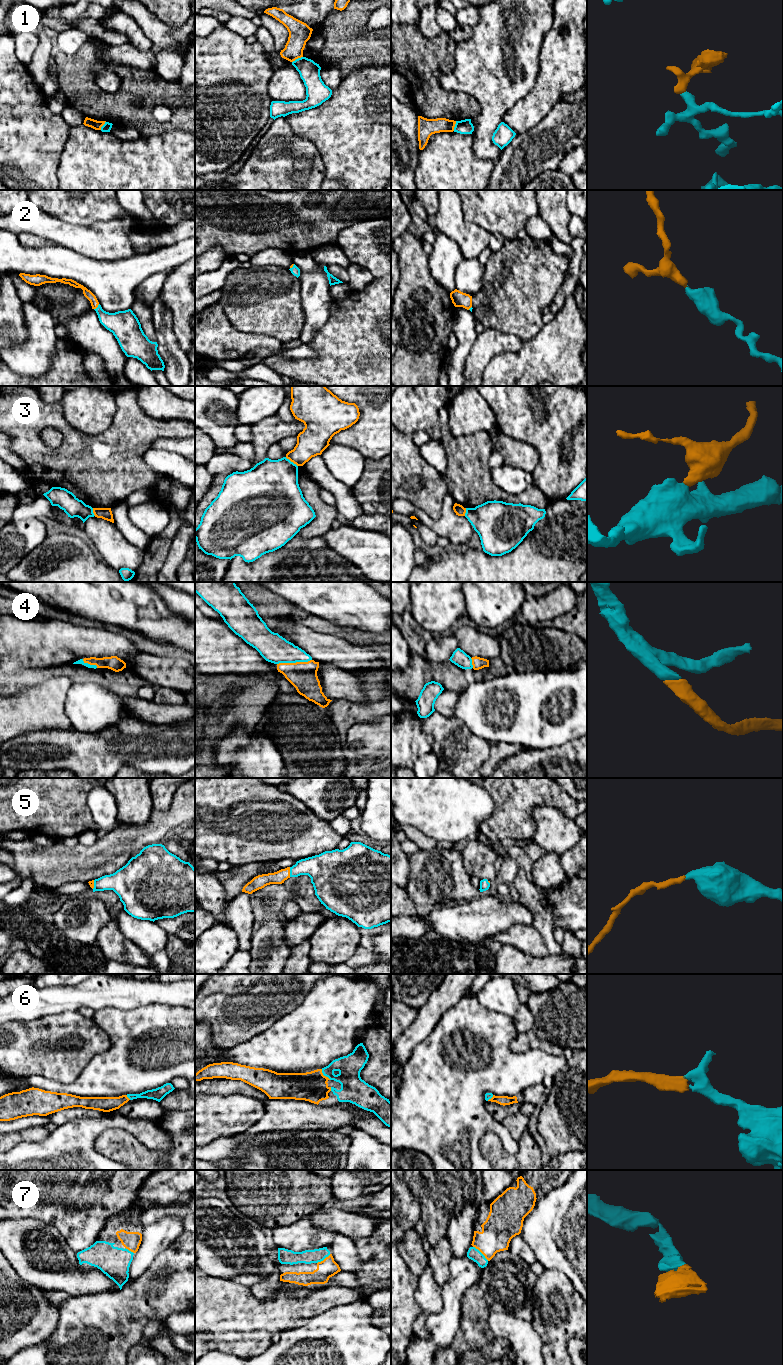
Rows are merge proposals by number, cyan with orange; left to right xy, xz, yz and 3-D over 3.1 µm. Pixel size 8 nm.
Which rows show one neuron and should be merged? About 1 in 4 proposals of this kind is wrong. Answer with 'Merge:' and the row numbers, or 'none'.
Merge: 2, 4, 5, 6, 7

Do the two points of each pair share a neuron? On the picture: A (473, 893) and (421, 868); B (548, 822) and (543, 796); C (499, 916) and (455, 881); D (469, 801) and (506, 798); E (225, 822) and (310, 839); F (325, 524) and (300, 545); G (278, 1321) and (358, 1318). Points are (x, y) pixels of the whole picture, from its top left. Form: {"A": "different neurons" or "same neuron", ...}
{"A": "same neuron", "B": "different neurons", "C": "different neurons", "D": "different neurons", "E": "same neuron", "F": "different neurons", "G": "different neurons"}

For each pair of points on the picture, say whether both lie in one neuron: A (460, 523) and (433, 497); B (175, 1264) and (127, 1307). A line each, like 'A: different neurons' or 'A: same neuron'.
A: different neurons
B: same neuron

